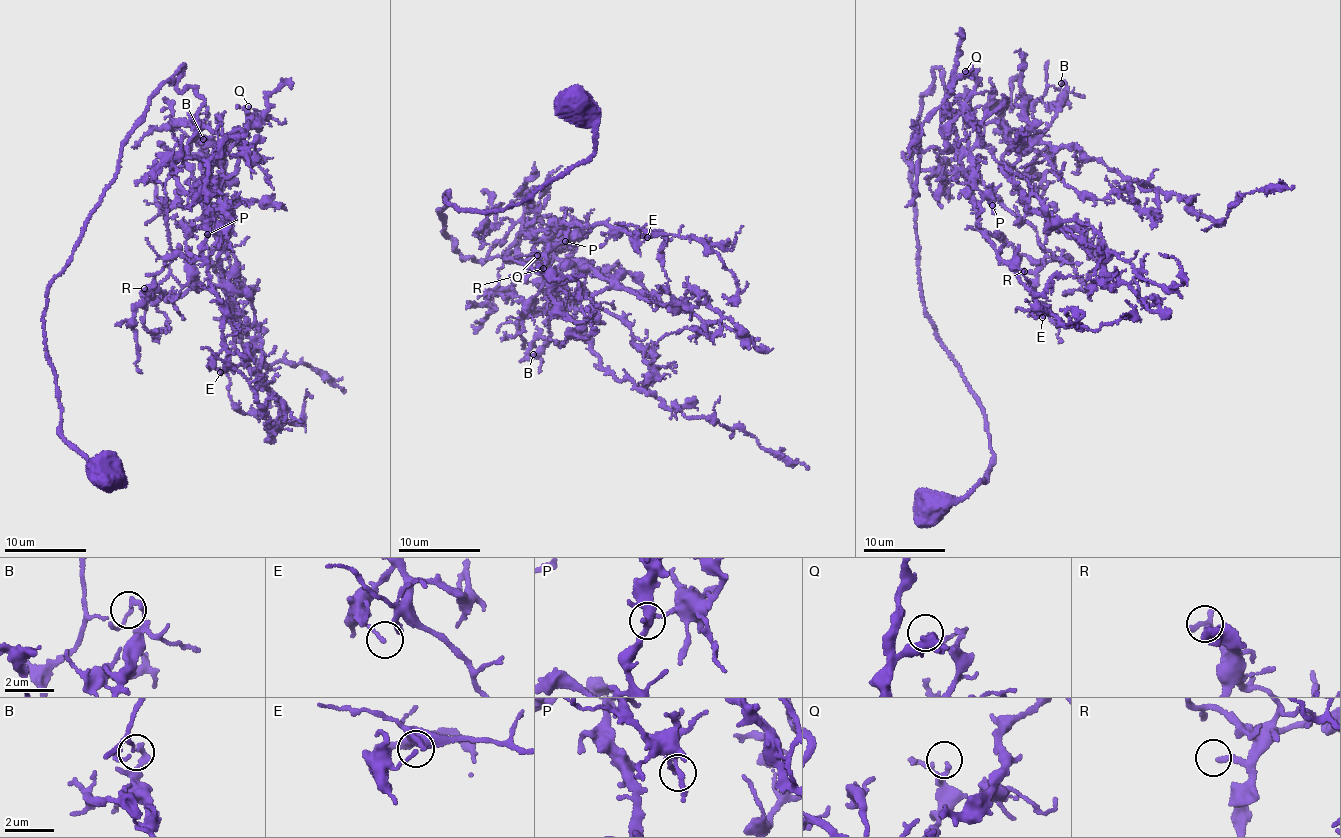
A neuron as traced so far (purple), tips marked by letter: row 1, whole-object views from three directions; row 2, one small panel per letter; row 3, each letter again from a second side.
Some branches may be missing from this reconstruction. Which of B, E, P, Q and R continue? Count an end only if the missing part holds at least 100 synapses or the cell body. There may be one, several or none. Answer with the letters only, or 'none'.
E

